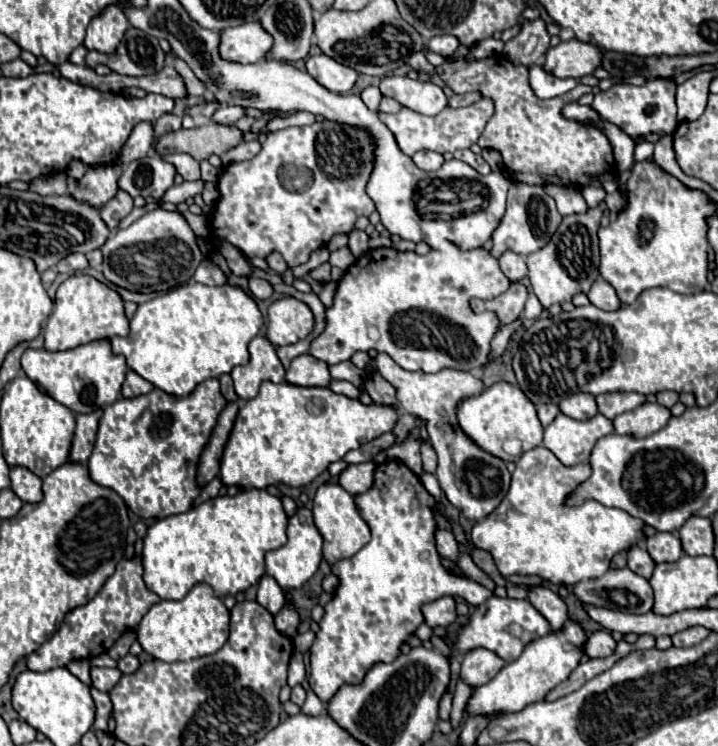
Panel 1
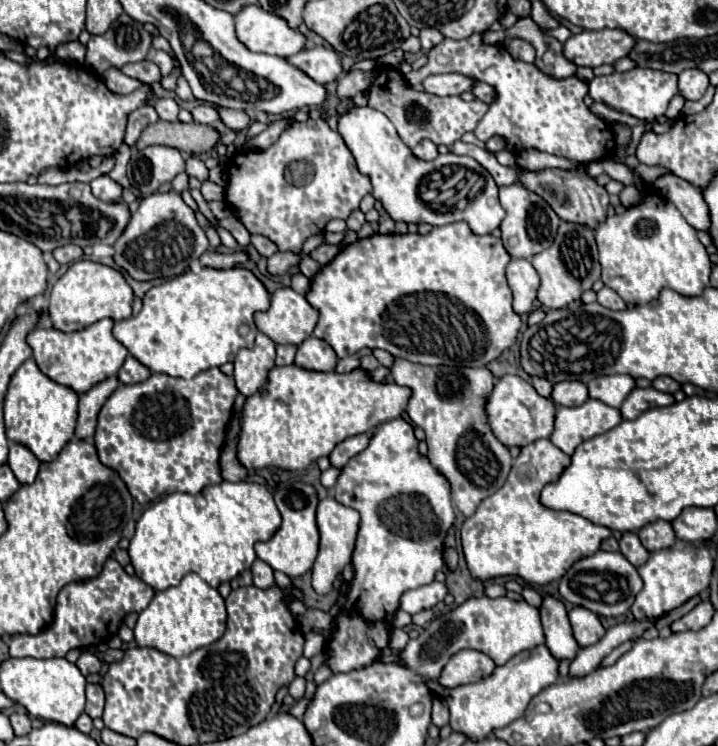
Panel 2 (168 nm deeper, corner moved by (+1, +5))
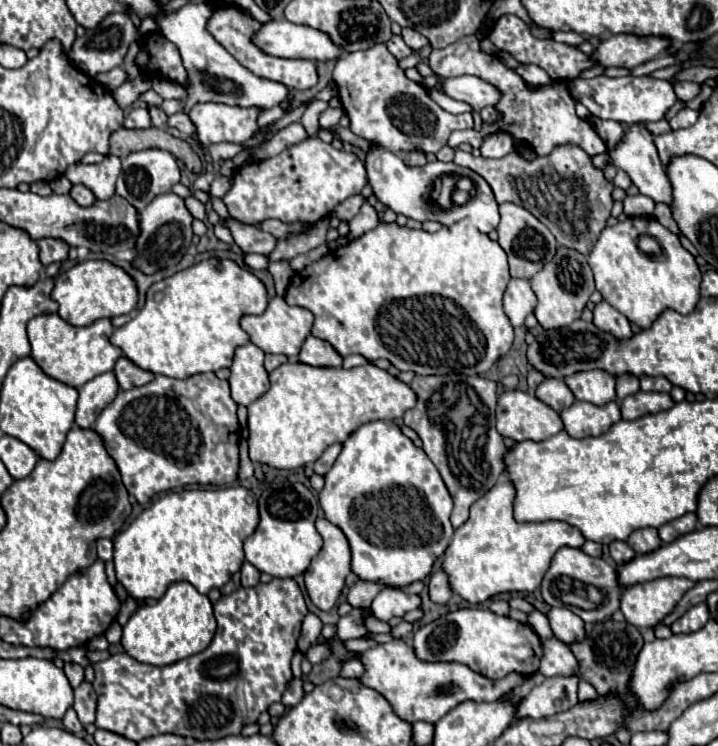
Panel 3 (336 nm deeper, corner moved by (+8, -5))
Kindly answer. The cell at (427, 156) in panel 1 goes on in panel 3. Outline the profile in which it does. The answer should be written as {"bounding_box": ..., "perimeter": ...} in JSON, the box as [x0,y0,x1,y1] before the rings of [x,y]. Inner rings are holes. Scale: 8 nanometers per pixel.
{"bounding_box":[403,150,427,166],"perimeter":[[[411,150],[407,154],[403,154],[403,162],[407,166],[425,166],[427,164],[427,158],[423,152],[417,152],[417,150]]]}

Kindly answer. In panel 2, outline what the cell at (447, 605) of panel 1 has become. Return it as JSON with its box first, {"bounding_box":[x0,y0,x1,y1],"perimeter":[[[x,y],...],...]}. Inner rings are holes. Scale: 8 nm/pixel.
{"bounding_box":[400,582,448,614],"perimeter":[[[432,582],[414,590],[404,592],[404,596],[400,596],[400,610],[408,612],[408,614],[416,614],[420,610],[432,608],[438,602],[444,600],[444,596],[448,594],[446,586],[442,582]]]}

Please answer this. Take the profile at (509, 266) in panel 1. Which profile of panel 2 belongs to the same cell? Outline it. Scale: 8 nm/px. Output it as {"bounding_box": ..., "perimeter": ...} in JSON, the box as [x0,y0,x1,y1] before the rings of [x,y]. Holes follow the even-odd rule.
{"bounding_box":[506,258,540,314],"perimeter":[[[512,258],[506,268],[508,286],[512,290],[512,306],[518,314],[526,314],[532,310],[532,302],[536,300],[536,292],[540,286],[540,276],[530,264],[530,260],[524,258]]]}

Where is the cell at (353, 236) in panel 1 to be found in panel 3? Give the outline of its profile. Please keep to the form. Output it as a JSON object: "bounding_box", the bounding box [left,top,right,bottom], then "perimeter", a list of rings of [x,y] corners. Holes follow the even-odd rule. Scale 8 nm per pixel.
{"bounding_box":[333,196,365,222],"perimeter":[[[351,196],[351,198],[347,198],[345,202],[341,202],[335,210],[333,210],[333,216],[337,216],[339,220],[343,220],[343,222],[351,222],[353,218],[355,218],[355,214],[359,212],[359,208],[361,208],[361,204],[363,204],[365,200],[363,200],[363,196]]]}

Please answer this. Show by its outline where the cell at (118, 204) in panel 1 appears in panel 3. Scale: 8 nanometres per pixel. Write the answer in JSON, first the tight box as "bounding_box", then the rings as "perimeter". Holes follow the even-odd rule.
{"bounding_box":[71,184,97,206],"perimeter":[[[77,184],[77,186],[73,186],[71,188],[71,198],[79,204],[79,206],[91,206],[93,202],[97,202],[97,198],[95,198],[95,194],[89,190],[89,188],[85,188],[85,186],[81,186],[81,184]]]}

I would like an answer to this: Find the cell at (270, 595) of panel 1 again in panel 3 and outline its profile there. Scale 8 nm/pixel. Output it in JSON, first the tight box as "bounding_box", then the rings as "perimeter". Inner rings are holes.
{"bounding_box":[241,562,259,588],"perimeter":[[[245,562],[243,568],[241,568],[241,584],[245,588],[253,588],[253,586],[259,584],[259,570],[249,562]]]}

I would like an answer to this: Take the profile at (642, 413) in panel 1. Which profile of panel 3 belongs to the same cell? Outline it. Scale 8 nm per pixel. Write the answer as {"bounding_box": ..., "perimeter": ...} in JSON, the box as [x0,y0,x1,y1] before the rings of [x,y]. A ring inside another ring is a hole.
{"bounding_box":[619,392,673,420],"perimeter":[[[637,392],[619,402],[623,420],[637,420],[647,414],[657,414],[663,410],[669,410],[673,406],[673,400],[669,394],[661,392]]]}

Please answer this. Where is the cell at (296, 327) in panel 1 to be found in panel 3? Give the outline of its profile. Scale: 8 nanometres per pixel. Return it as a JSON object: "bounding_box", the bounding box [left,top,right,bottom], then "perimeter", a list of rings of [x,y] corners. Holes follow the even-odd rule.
{"bounding_box":[241,296,313,360],"perimeter":[[[275,296],[275,298],[269,300],[269,306],[267,306],[267,310],[263,314],[259,314],[259,316],[243,316],[241,326],[251,336],[251,342],[255,346],[259,346],[263,352],[285,354],[287,358],[295,360],[299,350],[301,350],[301,344],[311,334],[313,314],[309,310],[305,310],[305,308],[289,306],[283,298]]]}

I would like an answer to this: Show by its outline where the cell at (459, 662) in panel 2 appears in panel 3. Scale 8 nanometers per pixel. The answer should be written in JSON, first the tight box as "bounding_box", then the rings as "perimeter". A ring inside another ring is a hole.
{"bounding_box":[359,640,524,724],"perimeter":[[[405,640],[377,644],[365,650],[359,658],[365,664],[365,674],[361,676],[361,682],[381,692],[391,702],[393,710],[407,722],[423,720],[435,724],[449,710],[465,700],[493,702],[505,692],[521,685],[524,680],[523,676],[514,672],[503,679],[491,680],[459,662],[421,662],[415,658],[413,648]]]}

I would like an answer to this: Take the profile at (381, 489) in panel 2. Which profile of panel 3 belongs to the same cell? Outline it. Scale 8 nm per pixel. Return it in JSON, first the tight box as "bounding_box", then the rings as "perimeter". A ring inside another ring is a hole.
{"bounding_box":[319,422,451,588],"perimeter":[[[367,422],[345,442],[319,492],[325,518],[339,526],[351,546],[351,570],[365,582],[403,588],[425,580],[451,538],[451,494],[427,454],[393,422]]]}

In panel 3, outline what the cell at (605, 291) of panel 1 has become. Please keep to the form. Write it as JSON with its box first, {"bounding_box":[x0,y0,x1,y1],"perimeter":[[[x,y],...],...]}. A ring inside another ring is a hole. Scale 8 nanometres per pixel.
{"bounding_box":[593,300,633,338],"perimeter":[[[605,300],[595,304],[593,324],[601,330],[609,330],[611,334],[617,334],[617,338],[629,338],[629,334],[633,334],[627,318],[619,310],[615,310],[611,304],[607,304]]]}

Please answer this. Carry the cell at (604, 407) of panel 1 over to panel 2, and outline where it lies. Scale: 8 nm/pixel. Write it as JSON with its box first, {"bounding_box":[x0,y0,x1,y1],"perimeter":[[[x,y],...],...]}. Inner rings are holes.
{"bounding_box":[586,374,636,408],"perimeter":[[[616,374],[616,376],[598,376],[596,380],[590,380],[586,386],[588,386],[590,398],[596,398],[608,406],[620,408],[620,404],[632,392],[636,382],[632,376]]]}

